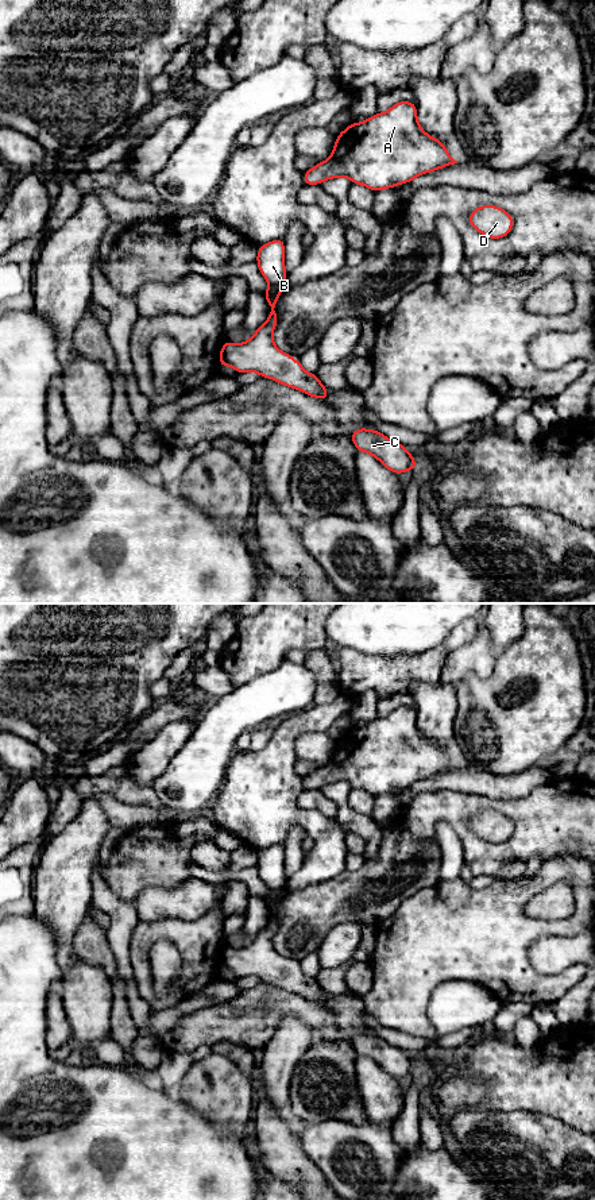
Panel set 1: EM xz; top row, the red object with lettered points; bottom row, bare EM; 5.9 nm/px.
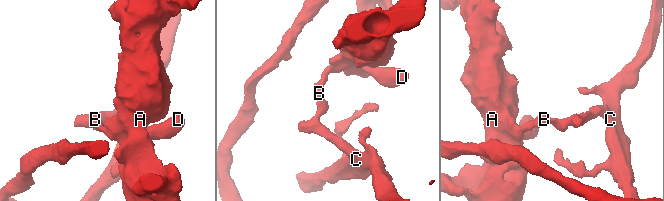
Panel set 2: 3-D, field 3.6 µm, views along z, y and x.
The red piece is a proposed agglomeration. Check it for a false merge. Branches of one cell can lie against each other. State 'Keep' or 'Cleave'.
Cleave

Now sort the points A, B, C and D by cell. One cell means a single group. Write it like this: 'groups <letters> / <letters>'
groups A B D / C

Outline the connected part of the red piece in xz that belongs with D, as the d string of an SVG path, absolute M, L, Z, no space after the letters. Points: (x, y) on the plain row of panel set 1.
M483 810L470 818L468 827L482 840L501 844L510 838L513 822L505 814L495 810Z

